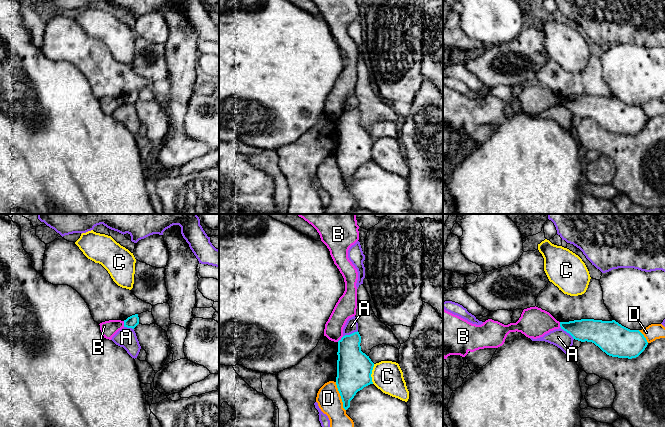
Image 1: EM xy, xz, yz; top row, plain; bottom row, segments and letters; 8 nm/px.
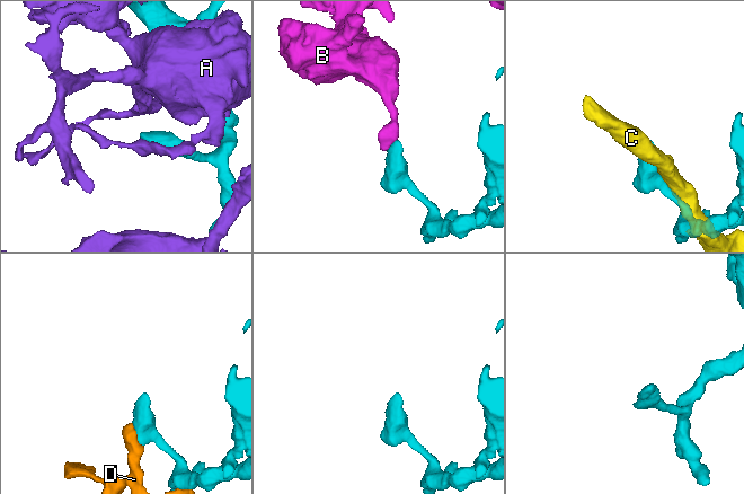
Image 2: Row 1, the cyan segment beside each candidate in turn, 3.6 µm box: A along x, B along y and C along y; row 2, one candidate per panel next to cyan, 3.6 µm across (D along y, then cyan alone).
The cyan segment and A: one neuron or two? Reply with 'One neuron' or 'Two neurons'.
Two neurons

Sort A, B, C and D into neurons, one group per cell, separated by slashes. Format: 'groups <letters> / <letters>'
groups A / B / C / D

